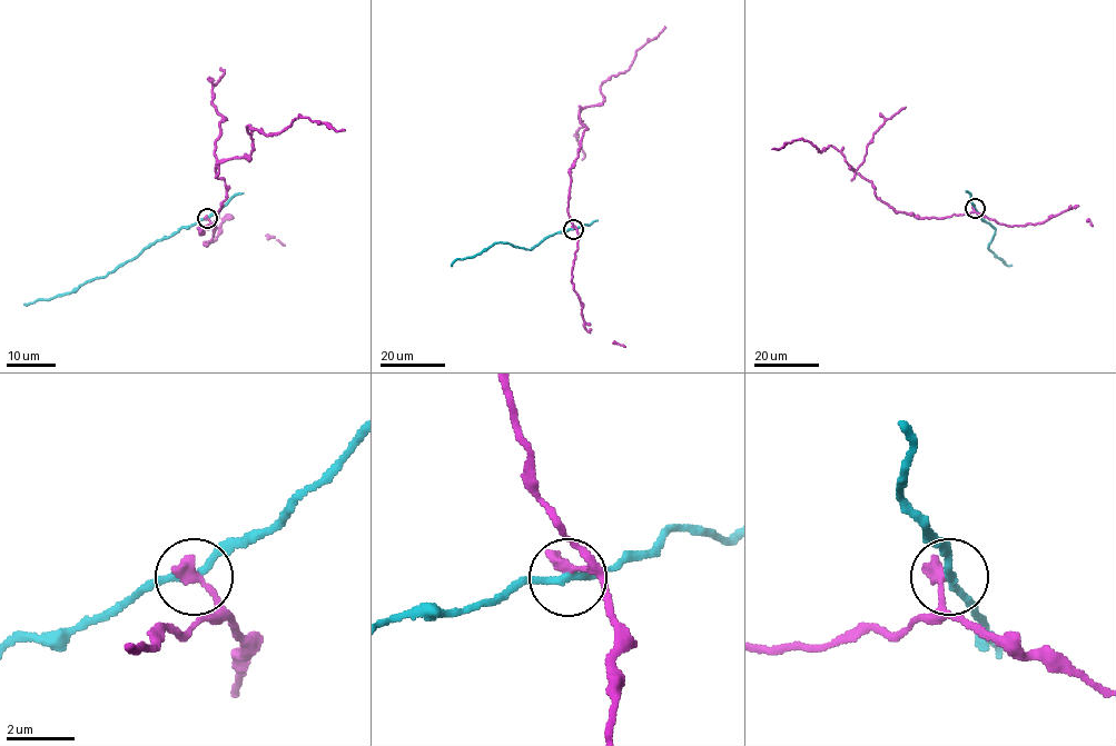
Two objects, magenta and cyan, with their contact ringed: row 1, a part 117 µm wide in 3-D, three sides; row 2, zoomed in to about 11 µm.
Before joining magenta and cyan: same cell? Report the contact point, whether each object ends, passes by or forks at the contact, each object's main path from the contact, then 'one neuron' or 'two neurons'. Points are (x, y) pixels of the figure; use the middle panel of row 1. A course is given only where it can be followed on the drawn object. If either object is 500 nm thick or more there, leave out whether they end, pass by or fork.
(573, 229) | magenta ends | cyan passes by | magenta via (573, 228), (570, 170), (585, 129), (579, 110), (600, 105), (601, 85), (629, 68), (665, 27) | cyan via (573, 228), (545, 237), (530, 250), (495, 242), (474, 256), (456, 259), (452, 266) | two neurons

